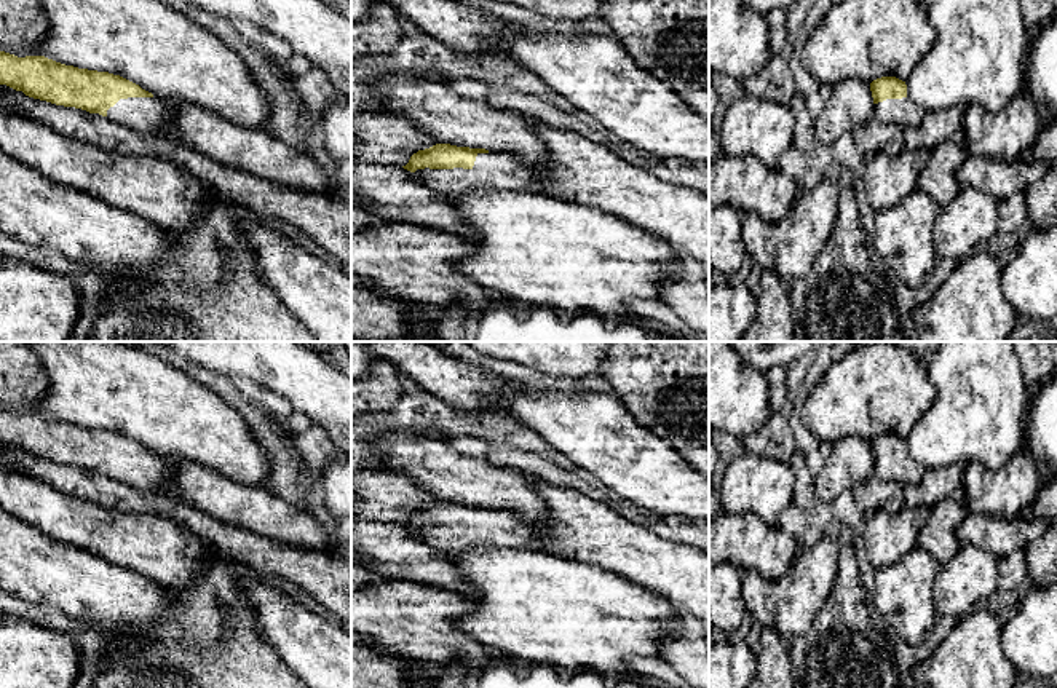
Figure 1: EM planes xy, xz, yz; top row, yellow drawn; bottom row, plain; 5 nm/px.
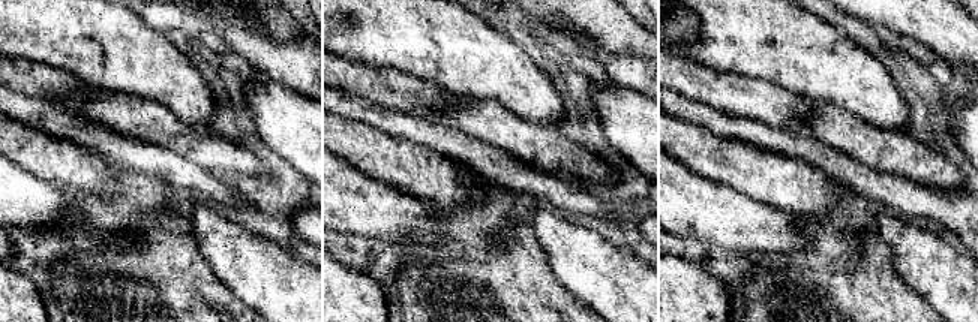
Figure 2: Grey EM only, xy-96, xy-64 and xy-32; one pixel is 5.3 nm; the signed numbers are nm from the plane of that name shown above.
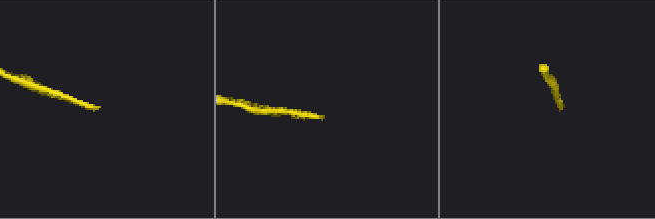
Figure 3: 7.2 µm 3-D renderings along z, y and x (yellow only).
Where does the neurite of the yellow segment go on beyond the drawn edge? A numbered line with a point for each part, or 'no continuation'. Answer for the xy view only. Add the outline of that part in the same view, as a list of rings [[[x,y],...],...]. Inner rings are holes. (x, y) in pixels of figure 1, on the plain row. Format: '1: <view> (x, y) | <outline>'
1: xy (147, 473) | [[[161,455],[120,457],[107,468],[107,476],[141,492],[176,493],[176,468]]]

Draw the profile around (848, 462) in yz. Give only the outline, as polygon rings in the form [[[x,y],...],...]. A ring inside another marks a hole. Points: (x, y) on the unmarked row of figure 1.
[[[846,436],[825,447],[825,463],[814,476],[817,496],[830,504],[841,492],[875,477],[870,441]]]

